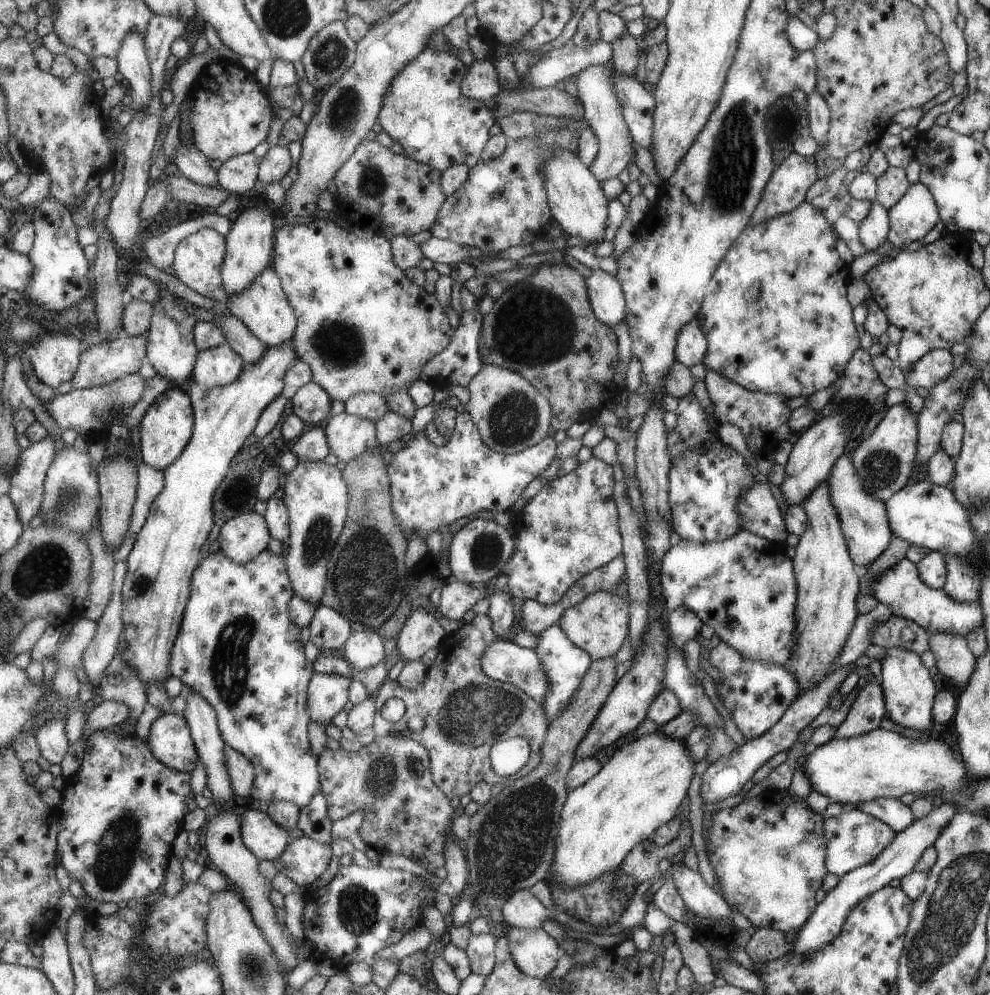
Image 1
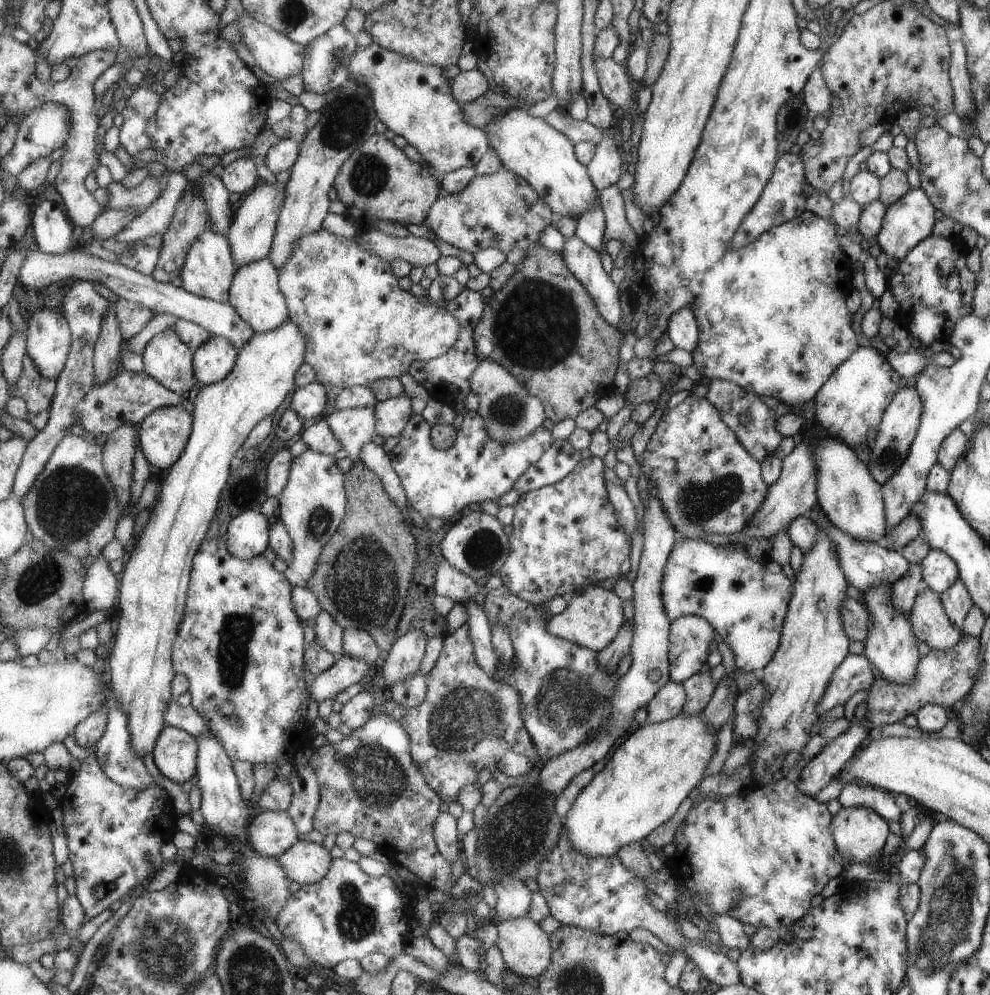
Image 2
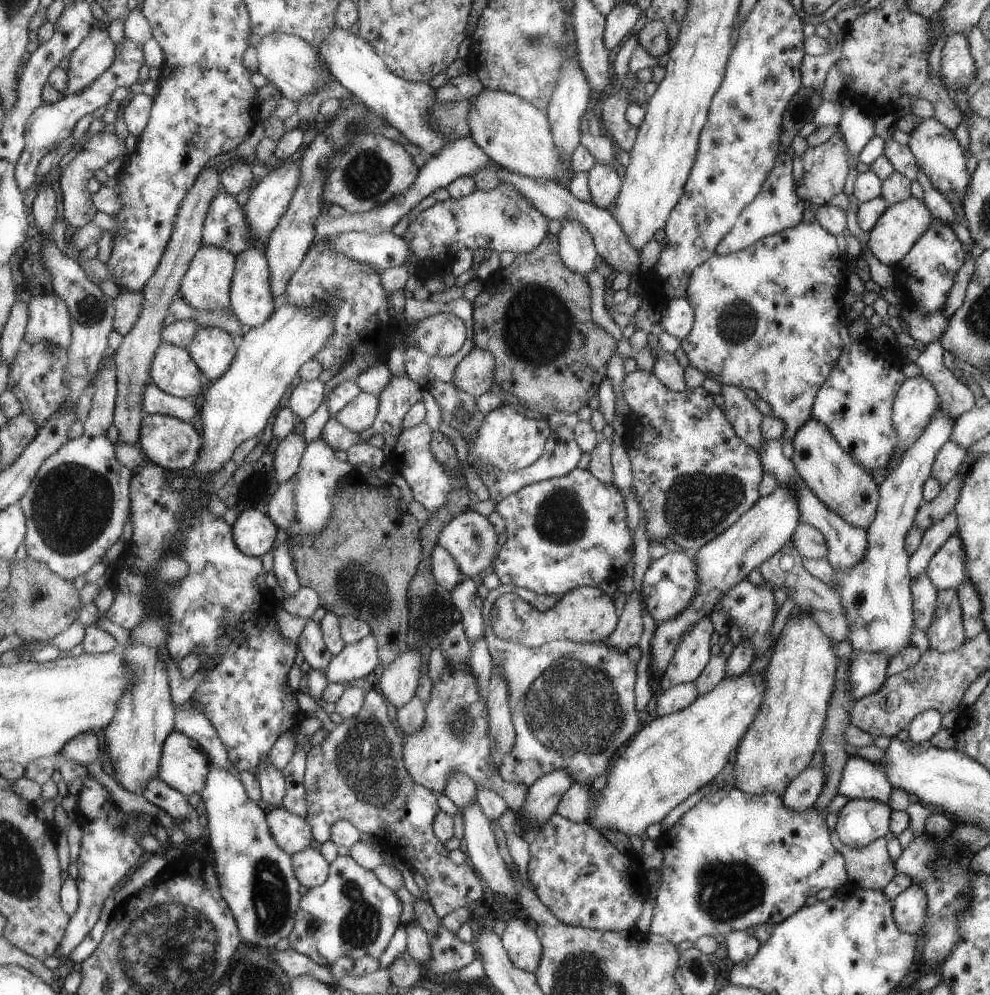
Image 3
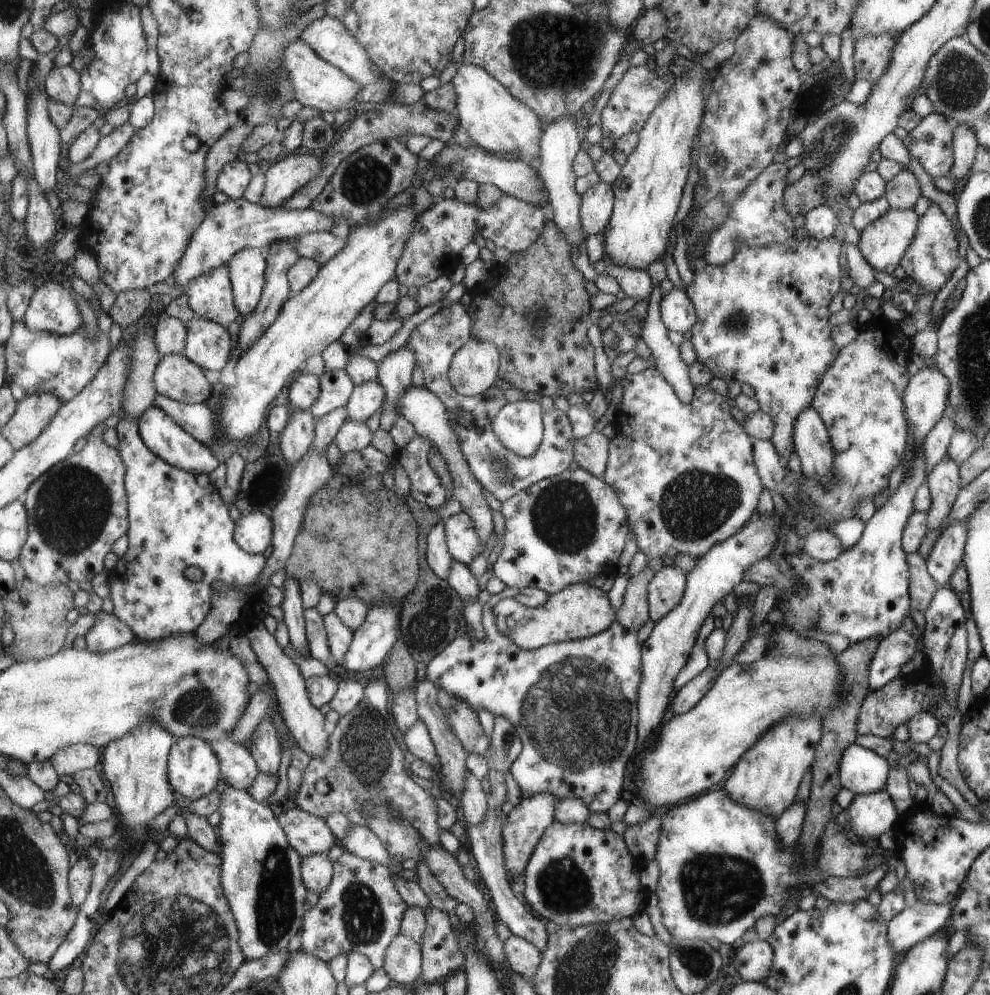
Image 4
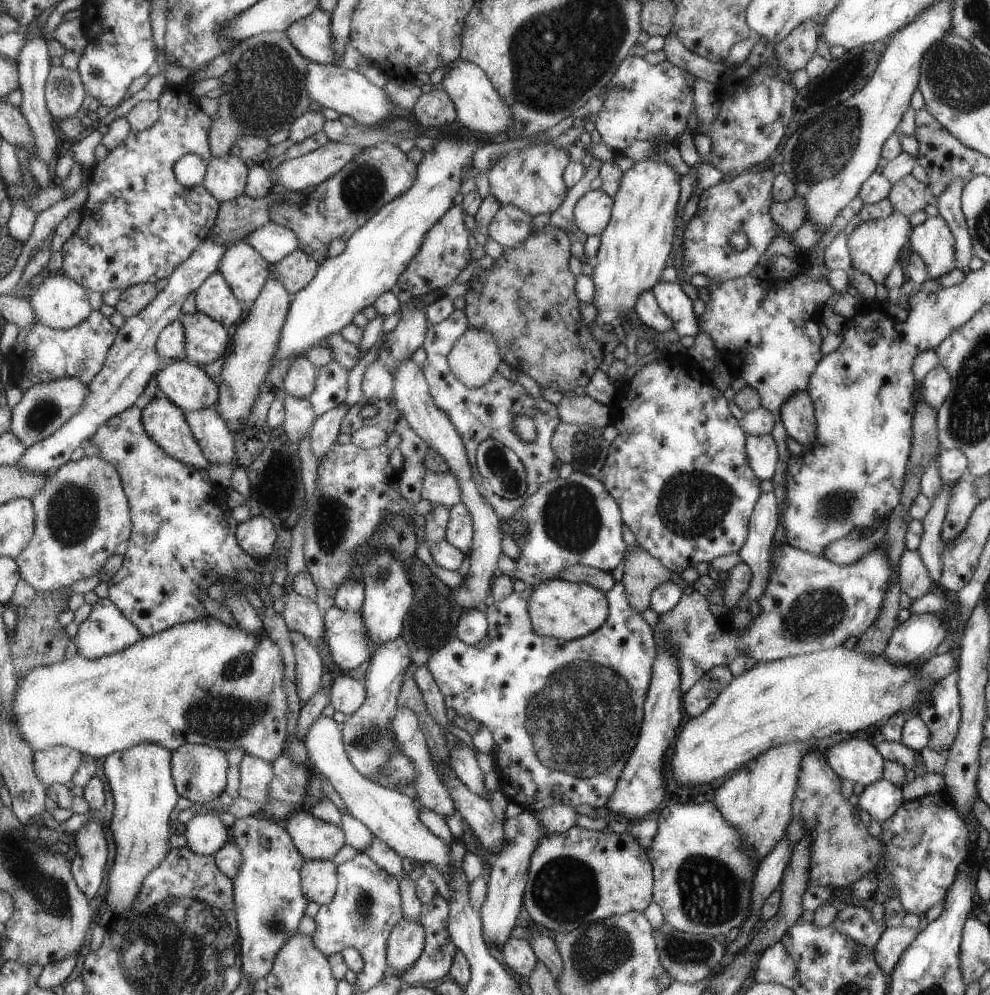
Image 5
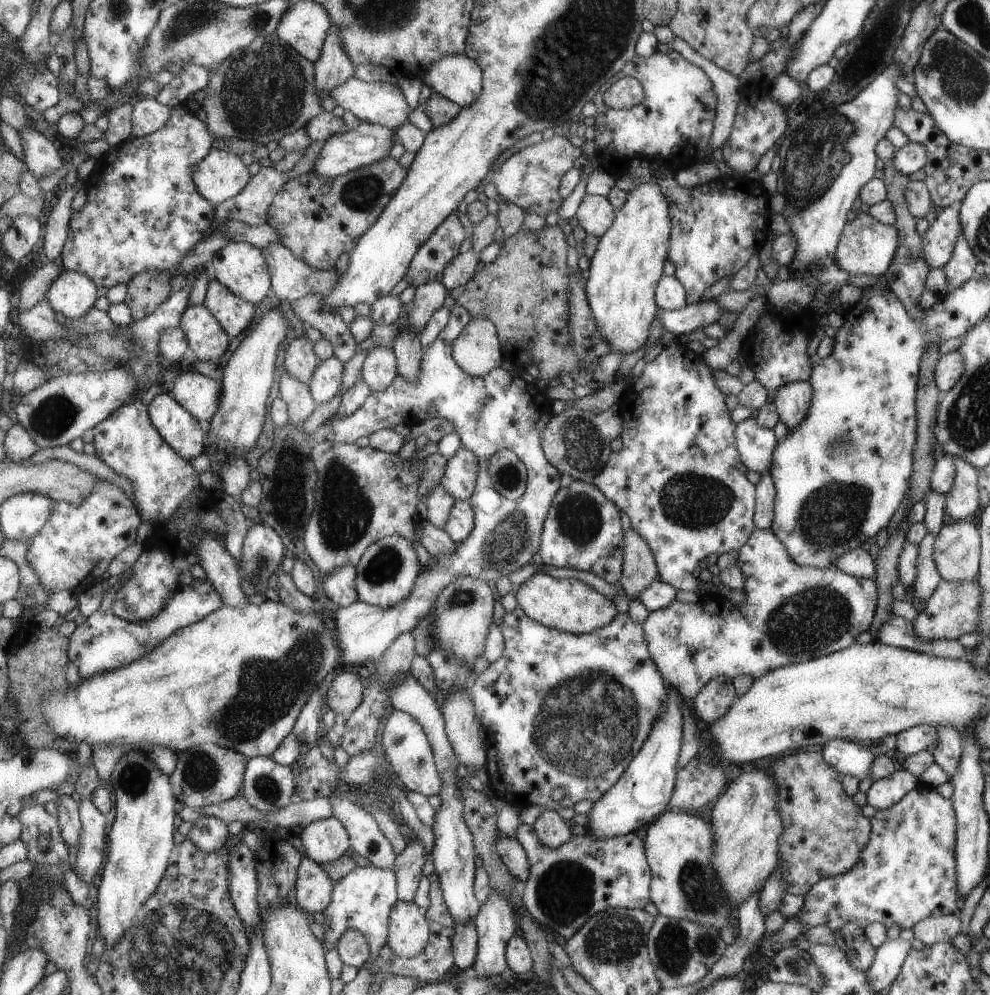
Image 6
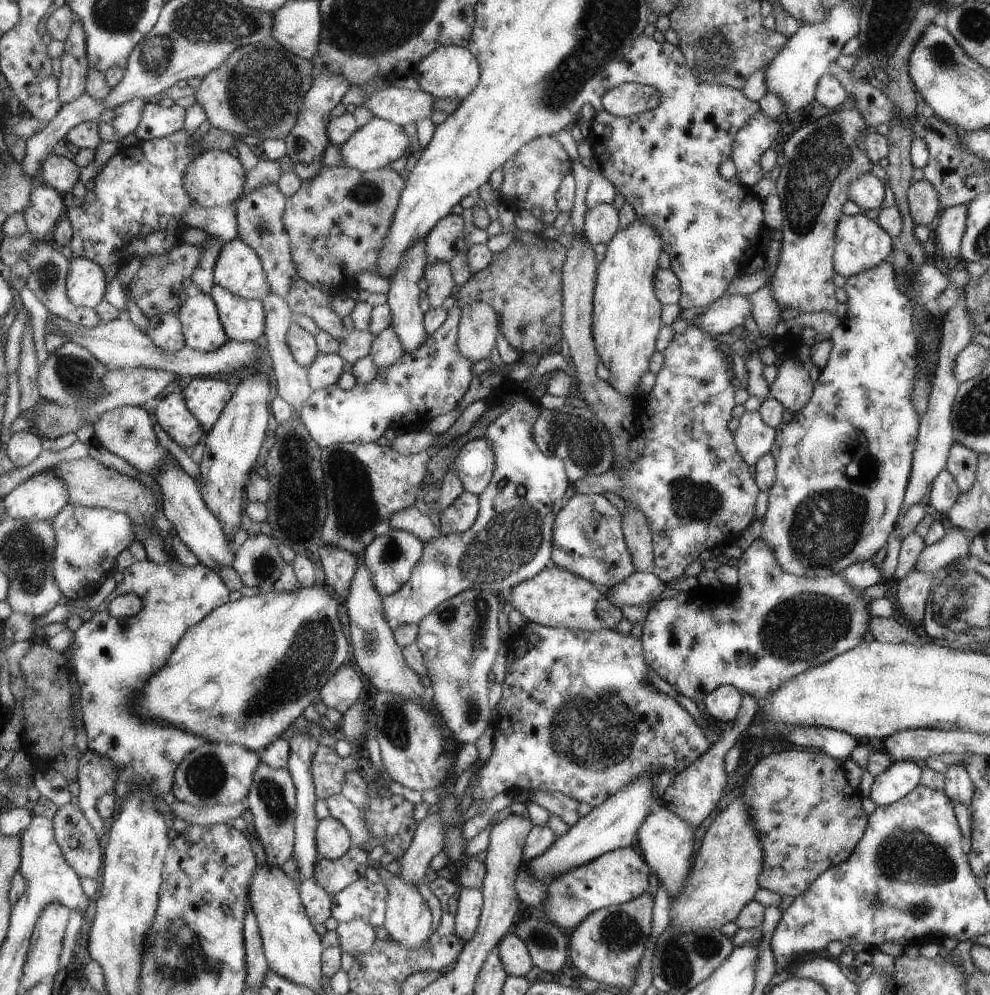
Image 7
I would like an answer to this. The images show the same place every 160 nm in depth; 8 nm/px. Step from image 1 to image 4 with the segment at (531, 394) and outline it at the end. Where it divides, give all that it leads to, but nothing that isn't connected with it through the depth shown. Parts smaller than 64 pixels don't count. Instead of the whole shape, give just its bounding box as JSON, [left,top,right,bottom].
[449,337,502,397]

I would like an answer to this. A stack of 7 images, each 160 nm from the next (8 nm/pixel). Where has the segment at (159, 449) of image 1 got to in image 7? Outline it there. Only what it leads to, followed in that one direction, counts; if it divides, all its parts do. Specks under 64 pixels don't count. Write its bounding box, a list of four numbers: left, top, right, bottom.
[155,392,205,449]

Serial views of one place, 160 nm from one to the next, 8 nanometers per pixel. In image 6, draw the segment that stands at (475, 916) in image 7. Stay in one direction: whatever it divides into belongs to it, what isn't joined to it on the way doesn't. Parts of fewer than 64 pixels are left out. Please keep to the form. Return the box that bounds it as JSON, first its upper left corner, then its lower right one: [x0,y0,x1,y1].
[454,921,480,973]

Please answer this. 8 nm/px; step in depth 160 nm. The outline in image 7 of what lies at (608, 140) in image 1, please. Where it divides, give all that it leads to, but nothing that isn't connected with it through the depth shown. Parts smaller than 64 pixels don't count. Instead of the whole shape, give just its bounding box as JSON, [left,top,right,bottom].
[582,203,619,246]

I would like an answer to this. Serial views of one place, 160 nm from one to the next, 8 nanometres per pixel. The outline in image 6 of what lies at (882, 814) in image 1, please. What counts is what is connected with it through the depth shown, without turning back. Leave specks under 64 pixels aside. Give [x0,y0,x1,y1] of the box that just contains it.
[820,738,875,780]

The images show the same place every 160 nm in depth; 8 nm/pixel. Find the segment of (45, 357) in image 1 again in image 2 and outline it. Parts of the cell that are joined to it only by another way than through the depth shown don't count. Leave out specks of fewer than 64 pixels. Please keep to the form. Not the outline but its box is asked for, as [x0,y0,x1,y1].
[26,308,72,379]

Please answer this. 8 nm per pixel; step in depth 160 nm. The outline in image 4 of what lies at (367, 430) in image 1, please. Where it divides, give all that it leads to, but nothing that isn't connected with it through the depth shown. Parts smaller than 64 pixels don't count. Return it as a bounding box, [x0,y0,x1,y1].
[347,380,386,422]

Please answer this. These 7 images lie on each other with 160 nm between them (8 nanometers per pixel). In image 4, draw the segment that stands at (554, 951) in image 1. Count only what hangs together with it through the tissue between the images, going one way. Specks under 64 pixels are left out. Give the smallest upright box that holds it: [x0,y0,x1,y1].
[505,935,541,979]

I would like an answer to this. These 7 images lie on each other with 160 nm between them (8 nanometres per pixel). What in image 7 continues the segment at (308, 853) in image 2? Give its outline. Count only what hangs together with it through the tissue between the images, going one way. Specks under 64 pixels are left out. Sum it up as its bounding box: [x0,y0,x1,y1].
[300,878,332,924]

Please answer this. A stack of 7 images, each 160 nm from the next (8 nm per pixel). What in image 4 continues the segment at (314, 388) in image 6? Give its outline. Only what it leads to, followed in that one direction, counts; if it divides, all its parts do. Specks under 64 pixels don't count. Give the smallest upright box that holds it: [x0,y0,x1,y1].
[310,369,356,420]

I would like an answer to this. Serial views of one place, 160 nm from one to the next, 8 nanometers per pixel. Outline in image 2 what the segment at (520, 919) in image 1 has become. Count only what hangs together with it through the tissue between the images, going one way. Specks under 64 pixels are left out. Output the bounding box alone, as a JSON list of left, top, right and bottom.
[495,875,531,922]

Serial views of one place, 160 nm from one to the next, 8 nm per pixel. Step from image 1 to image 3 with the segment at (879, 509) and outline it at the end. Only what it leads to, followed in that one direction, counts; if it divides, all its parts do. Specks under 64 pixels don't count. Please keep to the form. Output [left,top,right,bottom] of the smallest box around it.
[791,417,880,530]

